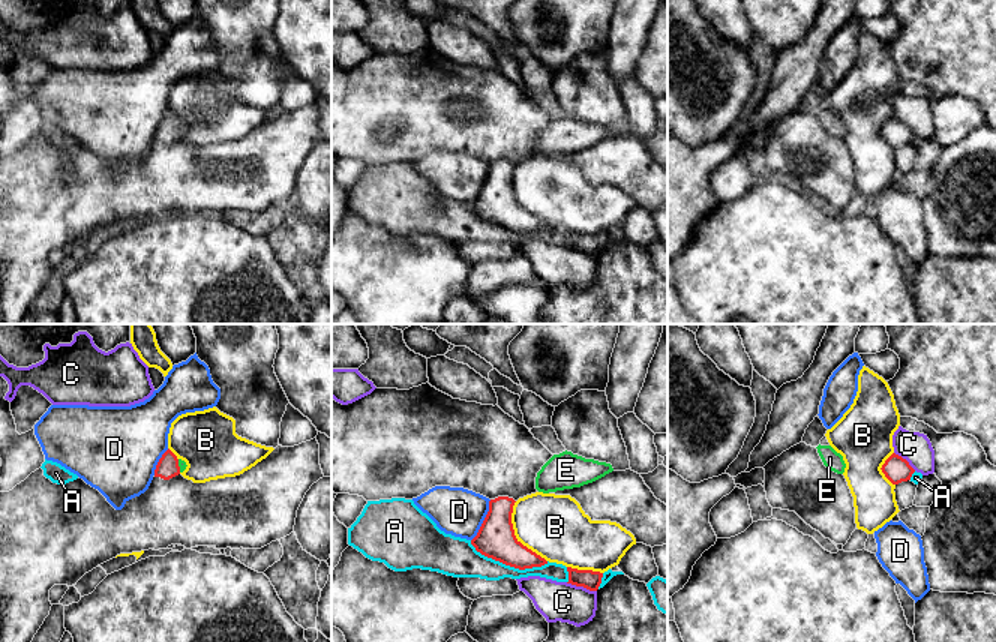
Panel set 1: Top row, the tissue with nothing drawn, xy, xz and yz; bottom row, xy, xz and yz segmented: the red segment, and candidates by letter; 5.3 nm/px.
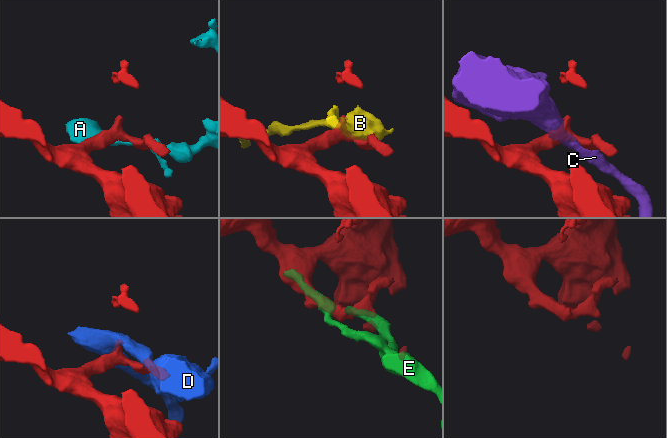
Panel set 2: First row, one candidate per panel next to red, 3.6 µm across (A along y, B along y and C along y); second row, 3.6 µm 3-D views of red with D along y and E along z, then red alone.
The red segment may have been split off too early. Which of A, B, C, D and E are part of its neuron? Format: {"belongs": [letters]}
{"belongs": ["E"]}

